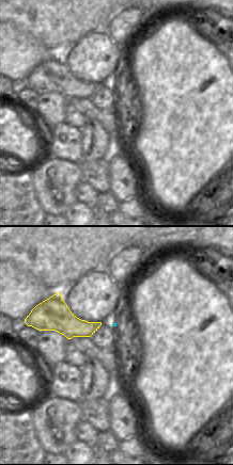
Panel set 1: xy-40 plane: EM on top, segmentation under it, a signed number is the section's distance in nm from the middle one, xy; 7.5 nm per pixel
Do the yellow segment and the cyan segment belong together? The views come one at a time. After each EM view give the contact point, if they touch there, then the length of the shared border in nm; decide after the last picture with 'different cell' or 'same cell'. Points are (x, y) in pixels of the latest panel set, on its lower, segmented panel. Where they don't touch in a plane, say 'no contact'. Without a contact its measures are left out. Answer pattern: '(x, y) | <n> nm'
no contact

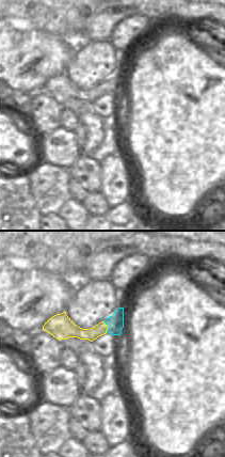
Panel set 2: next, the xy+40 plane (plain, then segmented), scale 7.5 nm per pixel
(108, 327) | 100 nm

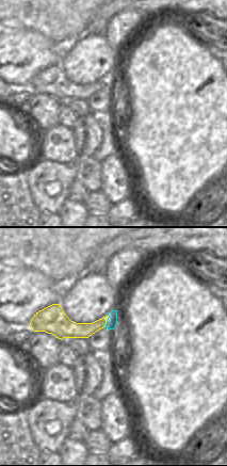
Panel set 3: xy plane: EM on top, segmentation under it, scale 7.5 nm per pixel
(106, 321) | 100 nm

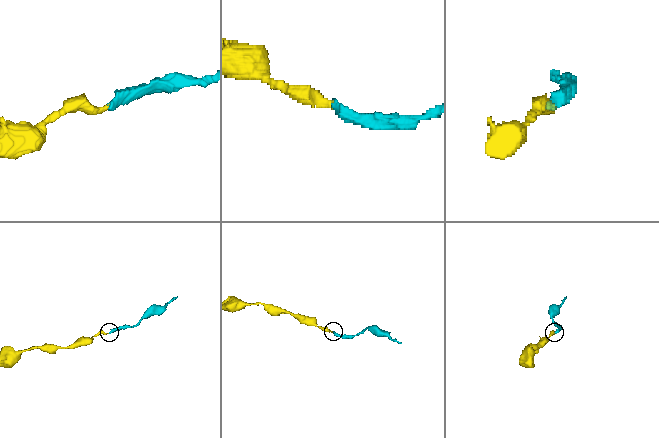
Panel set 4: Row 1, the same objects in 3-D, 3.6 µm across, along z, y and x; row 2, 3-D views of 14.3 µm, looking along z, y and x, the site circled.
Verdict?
same cell

